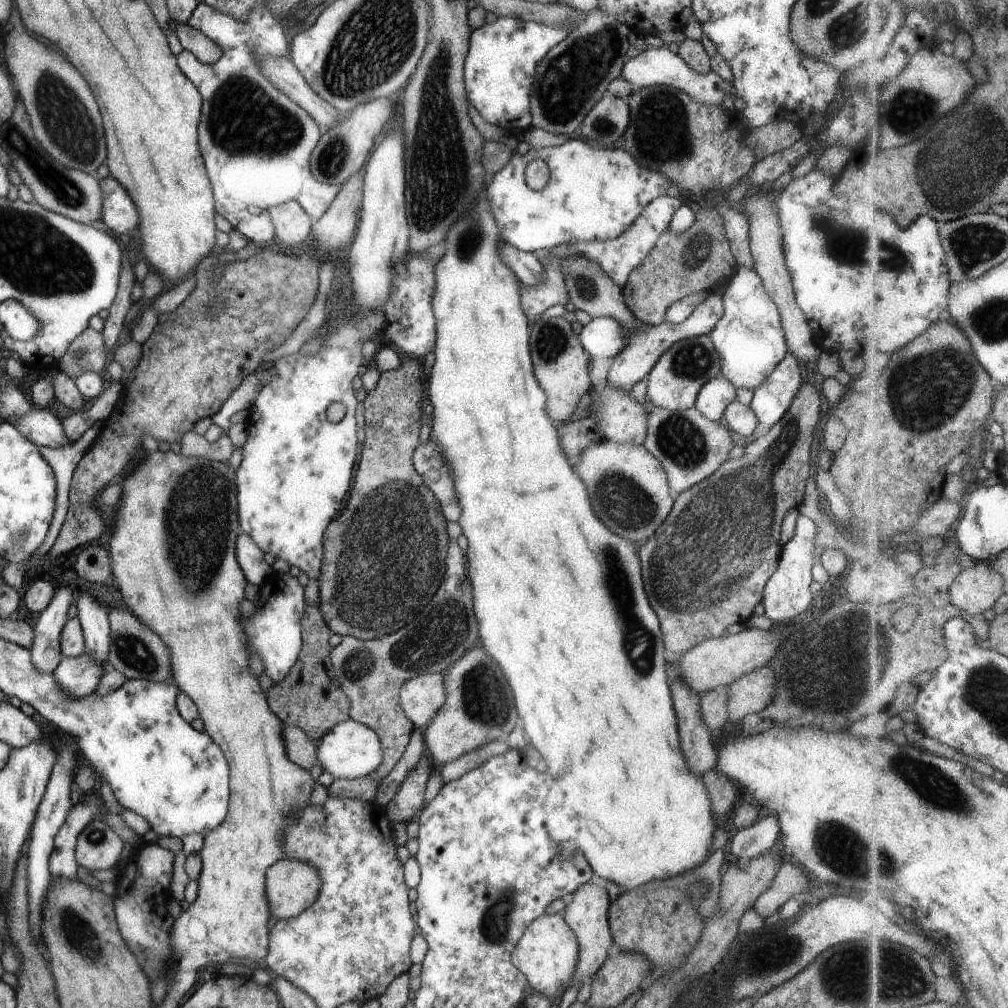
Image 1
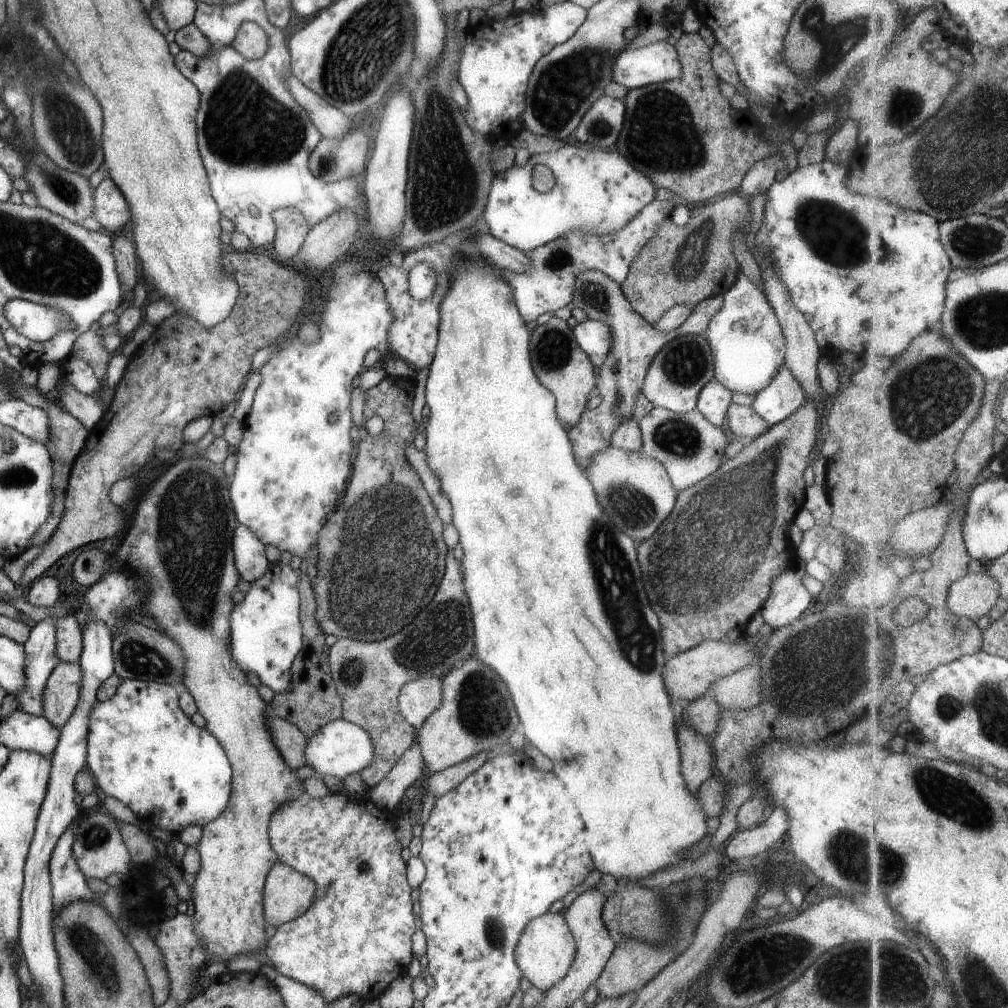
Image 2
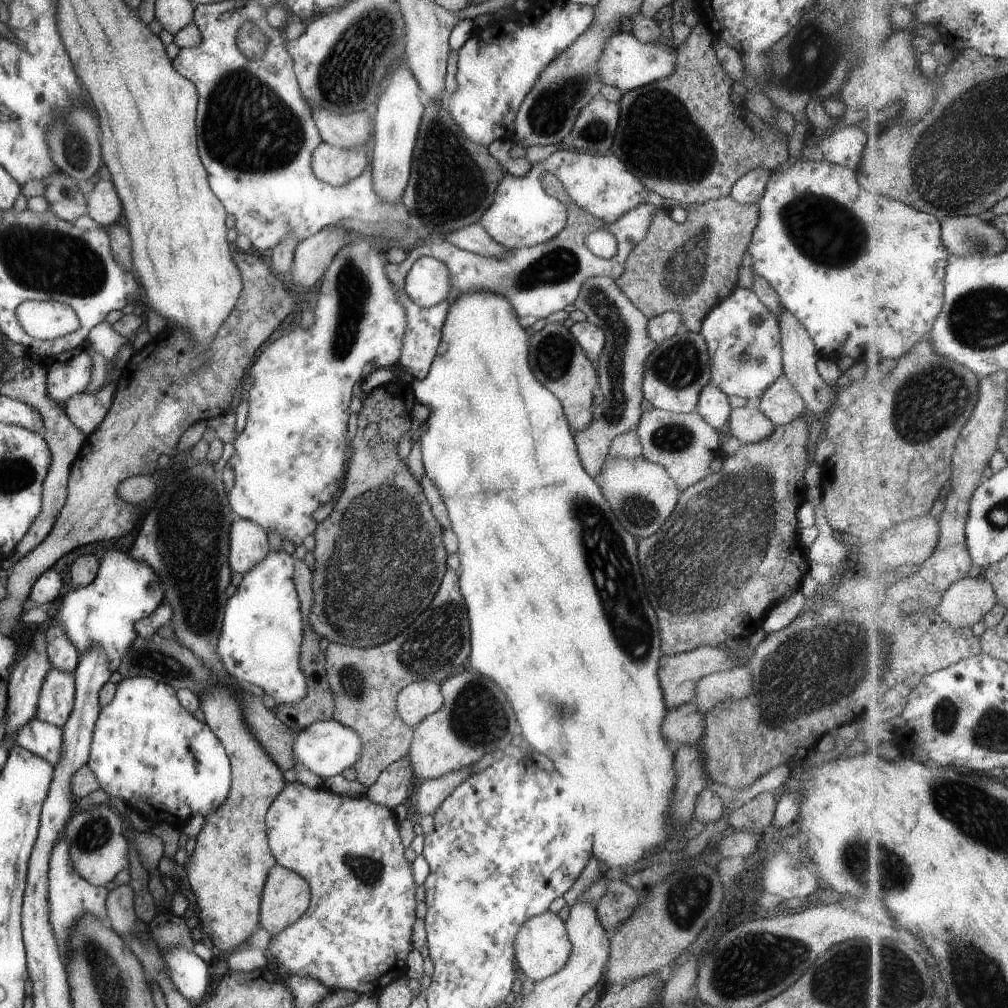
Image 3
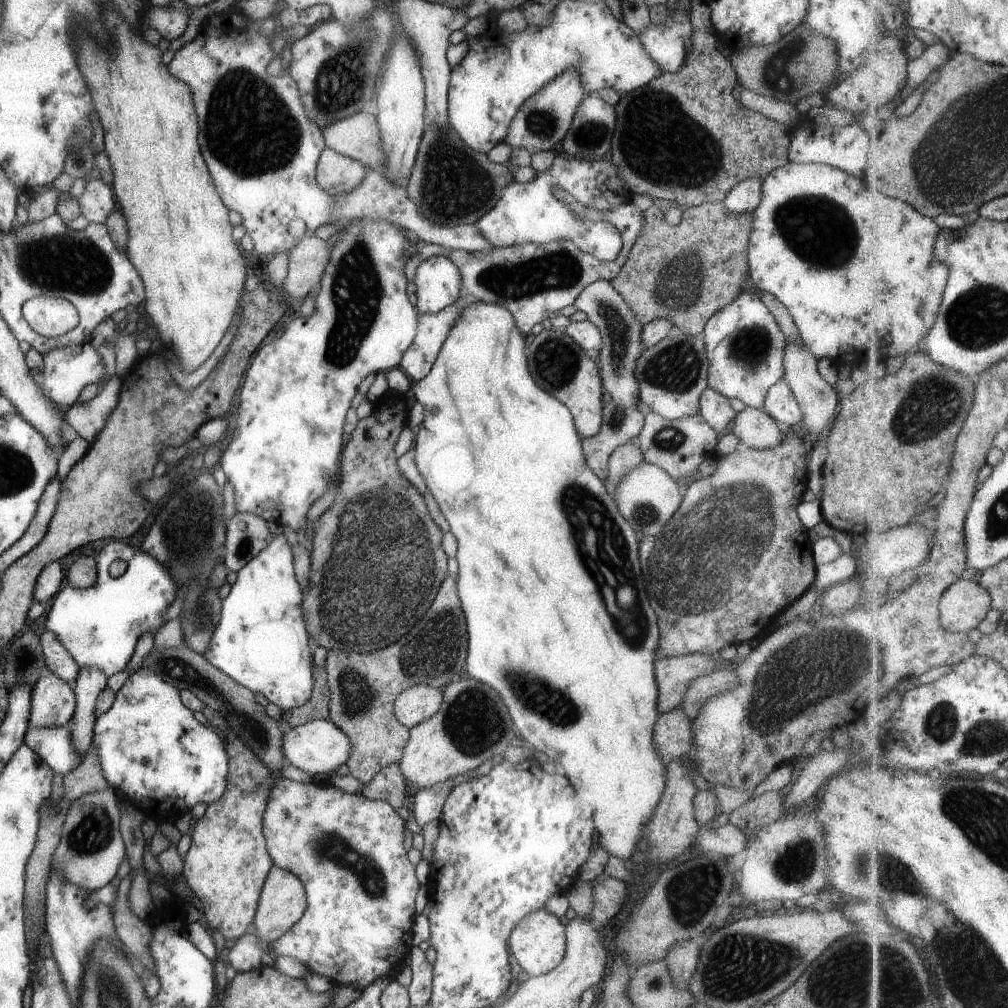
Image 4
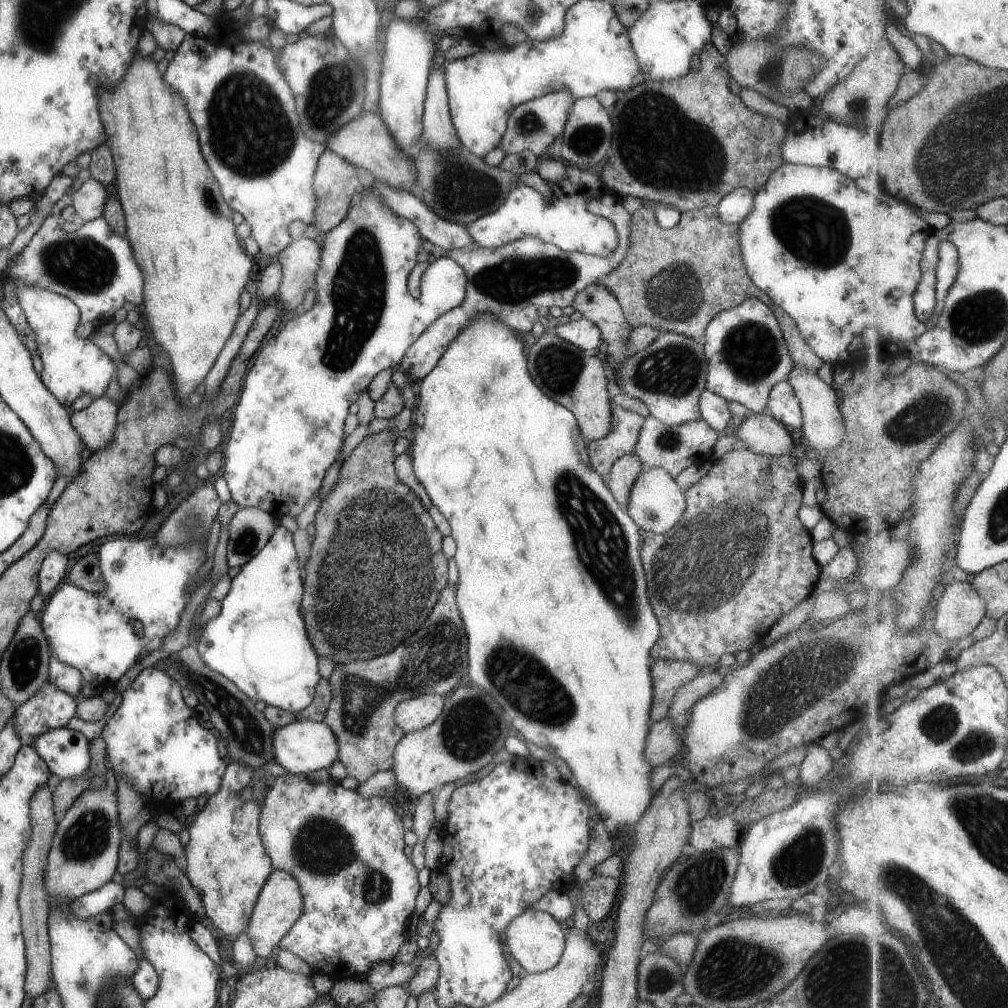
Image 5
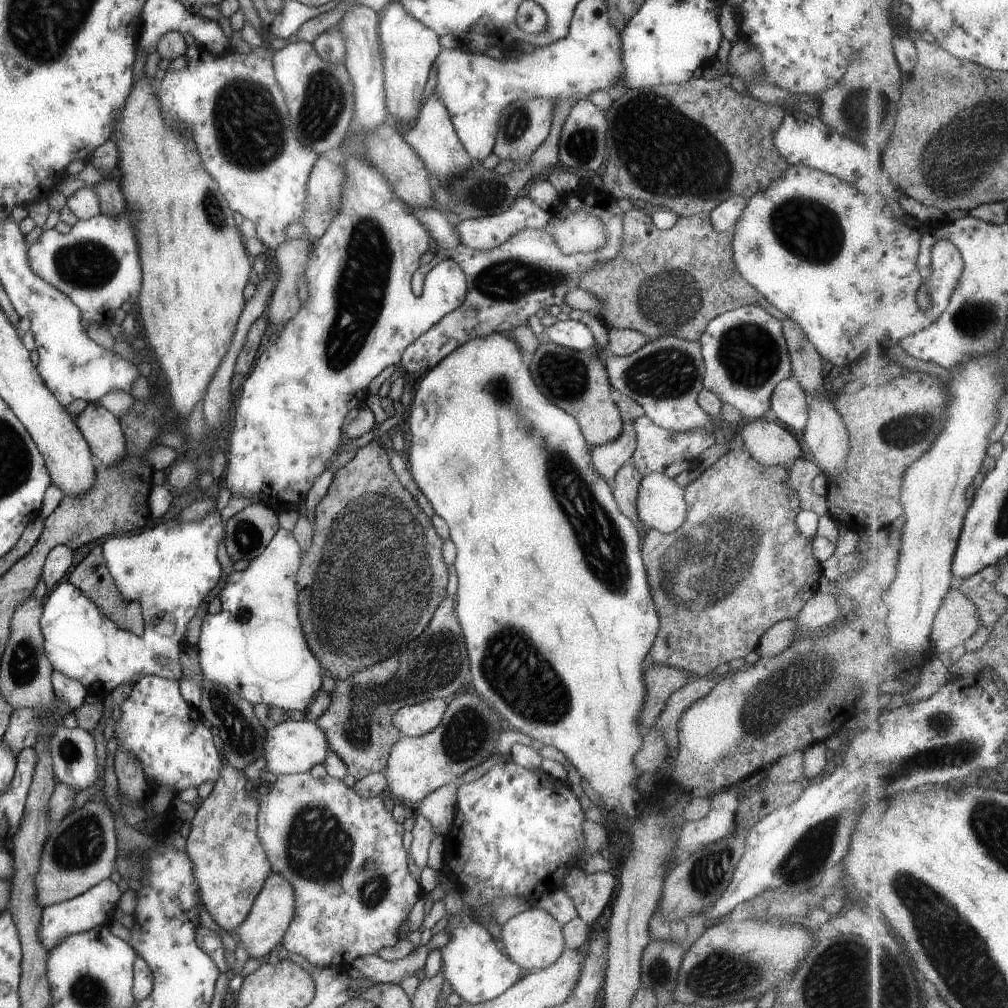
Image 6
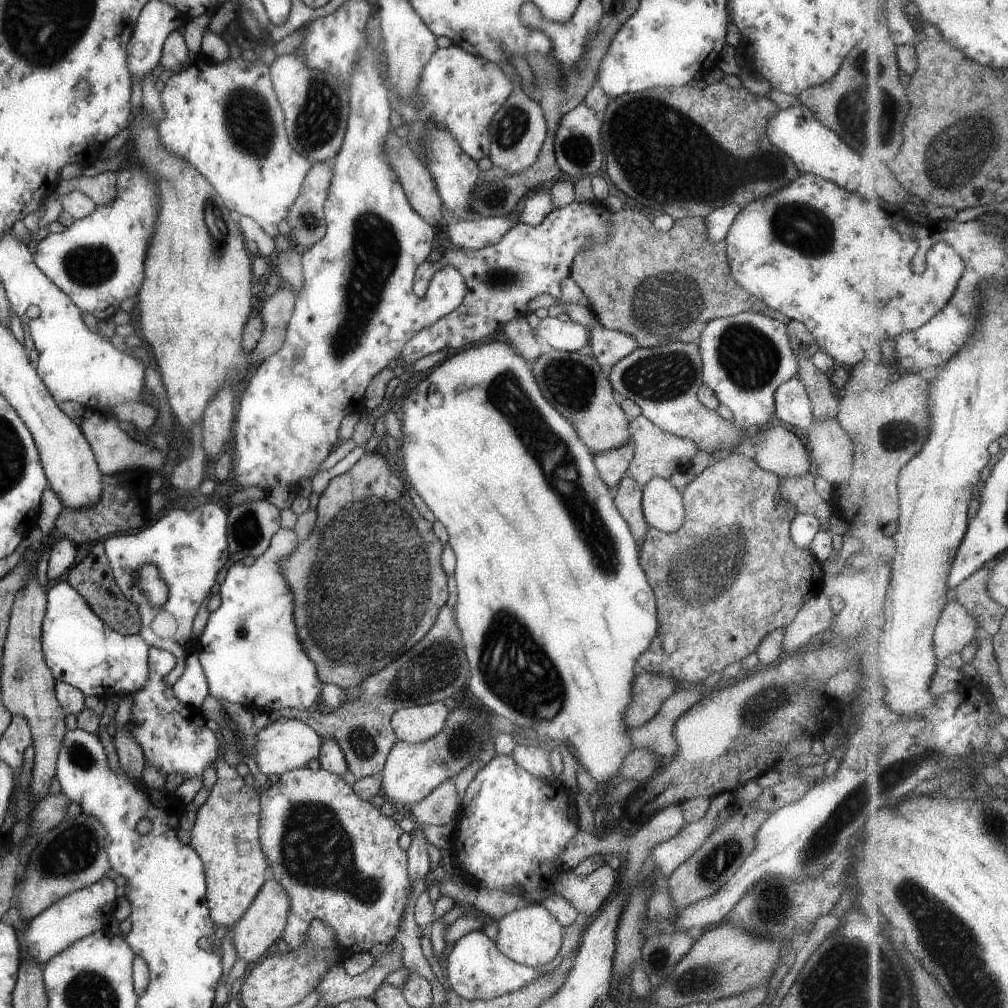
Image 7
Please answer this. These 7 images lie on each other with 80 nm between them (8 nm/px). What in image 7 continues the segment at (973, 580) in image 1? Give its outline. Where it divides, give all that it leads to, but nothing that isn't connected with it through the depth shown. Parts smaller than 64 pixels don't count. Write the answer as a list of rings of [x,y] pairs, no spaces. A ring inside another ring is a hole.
[[[953,599],[942,610],[934,632],[934,651],[940,660],[960,653],[976,638],[978,622],[959,599]]]

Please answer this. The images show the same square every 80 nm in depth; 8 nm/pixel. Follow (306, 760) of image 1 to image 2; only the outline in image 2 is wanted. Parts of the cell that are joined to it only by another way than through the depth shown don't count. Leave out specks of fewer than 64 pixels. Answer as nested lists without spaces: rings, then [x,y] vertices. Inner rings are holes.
[[[265,716],[265,718],[266,727],[283,762],[294,771],[306,765],[304,748],[307,739],[301,734],[301,731],[286,720],[269,716]]]

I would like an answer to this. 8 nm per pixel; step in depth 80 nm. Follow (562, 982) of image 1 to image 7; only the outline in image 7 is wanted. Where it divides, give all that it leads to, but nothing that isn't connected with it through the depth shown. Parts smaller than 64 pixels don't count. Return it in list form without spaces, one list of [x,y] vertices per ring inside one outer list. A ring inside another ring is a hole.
[[[539,904],[525,906],[506,914],[495,923],[494,944],[499,952],[509,960],[531,967],[532,969],[546,968],[556,962],[559,952],[561,925]]]

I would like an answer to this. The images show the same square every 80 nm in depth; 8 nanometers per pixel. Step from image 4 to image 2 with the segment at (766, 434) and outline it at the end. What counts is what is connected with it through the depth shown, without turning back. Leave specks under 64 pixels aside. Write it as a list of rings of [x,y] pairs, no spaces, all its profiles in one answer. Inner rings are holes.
[[[731,403],[726,410],[727,426],[737,437],[754,439],[769,428],[768,424],[750,406]]]

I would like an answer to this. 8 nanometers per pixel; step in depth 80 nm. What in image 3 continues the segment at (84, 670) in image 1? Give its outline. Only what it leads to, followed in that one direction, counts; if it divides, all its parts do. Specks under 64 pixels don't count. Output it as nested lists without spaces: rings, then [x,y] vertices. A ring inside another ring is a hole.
[[[51,667],[43,679],[36,716],[43,722],[62,727],[74,705],[74,672]]]

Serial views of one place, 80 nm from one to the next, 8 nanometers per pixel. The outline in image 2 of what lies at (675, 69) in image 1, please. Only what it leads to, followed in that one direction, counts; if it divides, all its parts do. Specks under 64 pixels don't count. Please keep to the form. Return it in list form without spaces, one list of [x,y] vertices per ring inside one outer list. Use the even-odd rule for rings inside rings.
[[[665,41],[633,50],[626,43],[611,65],[611,78],[627,90],[677,80],[680,62],[675,47]]]

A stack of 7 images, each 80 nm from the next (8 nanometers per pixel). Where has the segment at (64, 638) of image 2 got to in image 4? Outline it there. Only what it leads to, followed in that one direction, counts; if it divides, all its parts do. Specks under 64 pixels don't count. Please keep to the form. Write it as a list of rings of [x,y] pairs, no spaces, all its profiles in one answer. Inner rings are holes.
[[[45,631],[38,636],[47,672],[57,675],[61,680],[73,685],[78,673],[78,664],[67,654],[64,646],[56,639],[56,636]]]

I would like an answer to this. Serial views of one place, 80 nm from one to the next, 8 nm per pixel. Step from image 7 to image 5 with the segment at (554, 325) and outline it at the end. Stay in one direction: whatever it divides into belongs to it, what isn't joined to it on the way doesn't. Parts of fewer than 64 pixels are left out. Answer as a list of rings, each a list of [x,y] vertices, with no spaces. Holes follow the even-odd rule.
[[[585,317],[557,325],[554,333],[561,340],[588,352],[596,352],[599,344],[602,343],[600,330]]]

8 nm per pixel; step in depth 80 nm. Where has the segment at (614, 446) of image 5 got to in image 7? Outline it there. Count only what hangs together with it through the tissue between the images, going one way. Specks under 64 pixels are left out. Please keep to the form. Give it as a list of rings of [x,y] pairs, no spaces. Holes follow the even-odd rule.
[[[631,440],[617,448],[607,449],[592,455],[594,468],[607,488],[613,490],[625,474],[633,456],[634,444]]]

